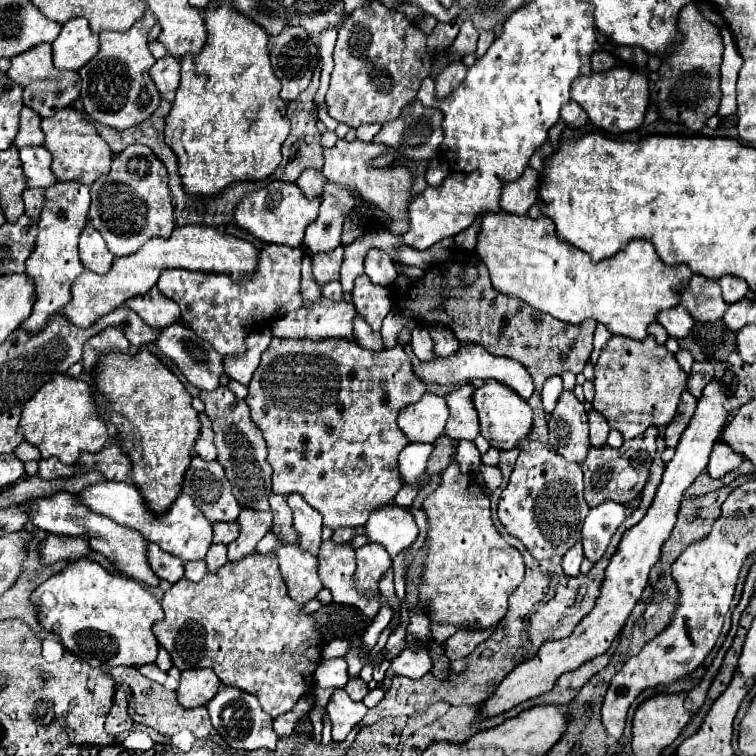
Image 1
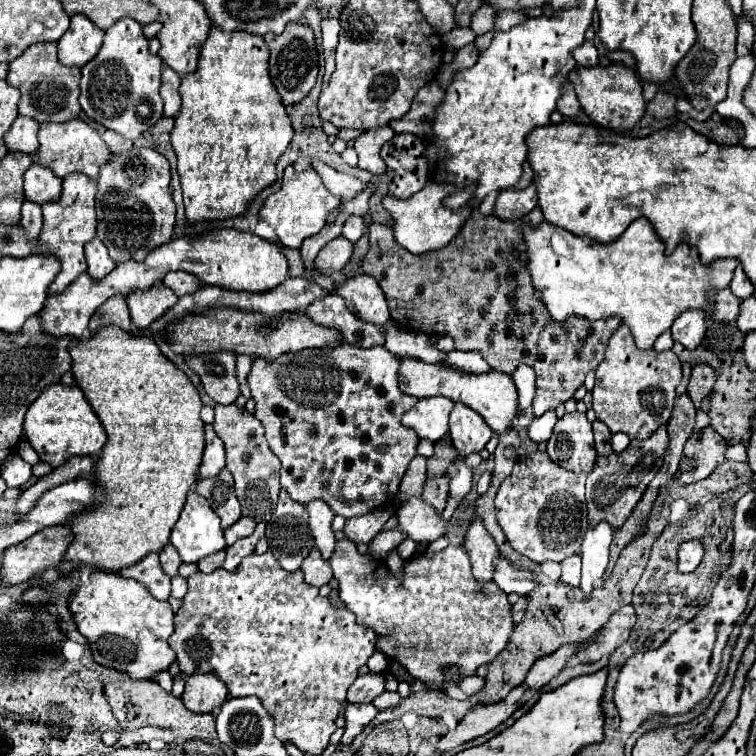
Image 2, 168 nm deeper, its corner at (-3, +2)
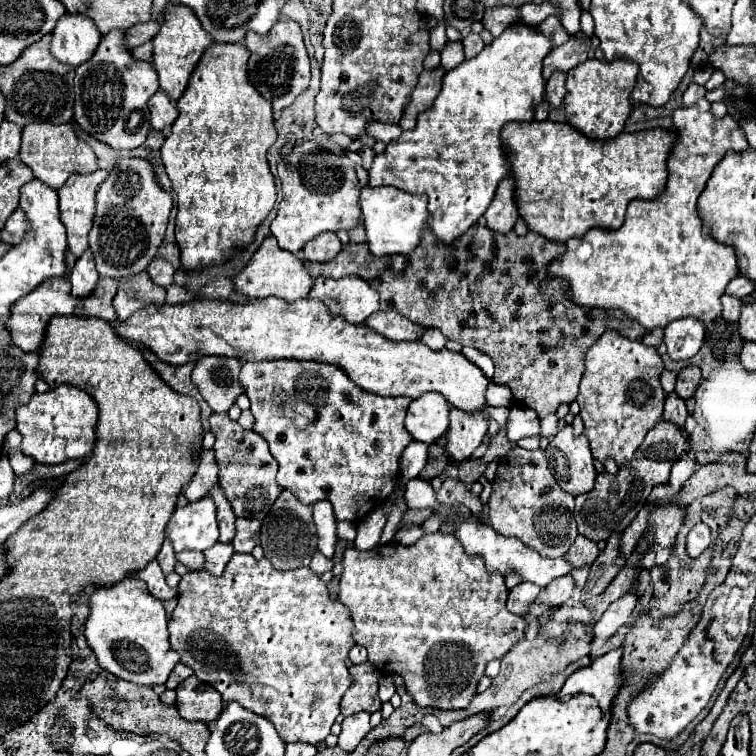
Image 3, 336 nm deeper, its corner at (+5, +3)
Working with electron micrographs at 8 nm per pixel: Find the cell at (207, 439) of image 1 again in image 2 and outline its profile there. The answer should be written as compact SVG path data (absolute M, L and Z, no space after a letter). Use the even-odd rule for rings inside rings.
M205 425L205 453L199 467L201 477L213 477L219 469L225 467L225 449L221 437L213 431L211 425Z

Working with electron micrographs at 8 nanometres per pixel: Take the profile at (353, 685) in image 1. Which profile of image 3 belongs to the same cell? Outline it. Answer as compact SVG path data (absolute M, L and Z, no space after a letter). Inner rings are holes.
M365 662L365 664L351 664L349 672L353 674L353 684L345 692L341 700L341 714L351 716L357 712L377 712L381 708L381 700L377 696L377 680L379 680L379 670Z

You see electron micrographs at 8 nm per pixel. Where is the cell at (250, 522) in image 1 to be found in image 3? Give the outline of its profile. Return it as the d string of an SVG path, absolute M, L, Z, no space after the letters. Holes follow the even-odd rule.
M221 542L213 544L205 552L205 570L211 572L213 576L223 574L231 556L233 556L233 546L231 544L221 544Z

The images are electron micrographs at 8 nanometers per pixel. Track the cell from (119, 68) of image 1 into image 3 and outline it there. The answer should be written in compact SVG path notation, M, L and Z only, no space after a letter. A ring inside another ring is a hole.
M111 30L109 34L103 36L99 50L95 52L95 56L91 56L91 60L83 62L81 66L75 68L75 122L87 132L91 134L95 140L107 144L113 150L133 150L137 146L141 146L149 134L149 122L147 122L147 102L149 98L159 90L159 82L155 76L155 68L147 62L139 62L131 58L131 52L123 48L123 32L119 30ZM133 112L139 112L143 118L139 122L137 128L129 130L127 122L129 116Z

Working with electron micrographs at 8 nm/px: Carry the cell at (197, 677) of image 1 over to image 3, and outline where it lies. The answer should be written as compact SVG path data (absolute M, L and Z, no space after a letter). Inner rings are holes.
M189 676L177 686L177 710L181 718L189 722L209 724L219 718L225 704L213 686L201 682L197 676Z

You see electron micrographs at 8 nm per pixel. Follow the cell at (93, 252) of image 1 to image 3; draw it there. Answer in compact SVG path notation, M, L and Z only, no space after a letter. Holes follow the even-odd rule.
M85 250L83 256L77 258L77 262L71 270L71 294L77 298L85 298L87 294L91 294L97 280L99 280L99 274L95 270L93 252Z

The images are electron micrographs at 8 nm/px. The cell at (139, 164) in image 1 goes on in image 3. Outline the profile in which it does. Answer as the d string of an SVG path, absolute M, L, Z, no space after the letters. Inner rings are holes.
M121 158L97 192L97 214L89 232L89 250L95 256L99 276L121 280L143 272L163 242L171 206L171 194L157 184L147 160Z

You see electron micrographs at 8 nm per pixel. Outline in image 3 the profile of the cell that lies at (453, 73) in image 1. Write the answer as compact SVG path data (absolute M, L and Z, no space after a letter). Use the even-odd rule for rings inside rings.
M471 32L467 38L463 38L463 48L465 48L465 58L473 58L473 56L477 56L477 52L479 50L483 50L483 40L481 40L481 36L479 34L475 34L475 32Z

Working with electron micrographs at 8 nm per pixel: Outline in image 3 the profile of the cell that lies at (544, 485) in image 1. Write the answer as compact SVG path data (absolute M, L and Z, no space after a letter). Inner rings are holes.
M519 446L511 448L507 452L507 456L501 460L501 464L497 468L497 476L491 482L491 486L493 486L493 492L491 492L491 498L489 498L491 528L495 528L503 536L519 538L523 544L527 544L529 548L535 548L537 552L541 552L541 556L547 556L547 558L549 556L559 558L571 548L573 540L577 538L577 524L575 524L575 518L573 518L575 498L559 488L559 484L551 476L551 470L547 466L547 458L545 458L543 450L529 452L529 450L523 450Z

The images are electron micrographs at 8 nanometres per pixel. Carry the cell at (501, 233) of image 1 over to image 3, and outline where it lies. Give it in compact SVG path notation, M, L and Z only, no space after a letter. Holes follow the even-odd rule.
M701 98L693 106L681 106L673 112L675 144L671 148L667 168L669 178L665 190L653 200L631 200L627 206L627 218L619 230L591 228L581 238L567 240L567 252L563 258L549 264L551 276L559 276L569 282L571 298L579 306L593 308L619 308L627 312L647 330L665 328L675 318L695 316L701 322L711 322L721 314L721 296L727 284L739 274L735 250L727 244L719 244L713 236L703 238L703 222L697 214L697 198L703 192L713 168L729 152L743 152L749 148L743 128L729 114L725 118L715 118L711 114L711 104Z

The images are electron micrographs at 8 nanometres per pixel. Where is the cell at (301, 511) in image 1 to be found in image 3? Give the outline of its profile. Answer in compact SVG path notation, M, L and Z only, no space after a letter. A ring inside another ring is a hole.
M319 500L313 504L313 520L317 526L317 536L319 536L319 552L325 554L327 558L333 558L335 554L335 544L337 544L337 530L335 530L335 514L331 508L331 502Z

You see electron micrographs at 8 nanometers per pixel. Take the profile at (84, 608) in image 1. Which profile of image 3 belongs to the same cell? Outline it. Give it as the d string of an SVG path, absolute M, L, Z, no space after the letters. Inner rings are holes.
M123 578L113 586L97 588L89 606L91 612L85 624L85 638L99 666L127 682L143 686L165 684L171 670L179 664L179 654L169 644L165 608L161 600L147 592L147 584L139 578Z

